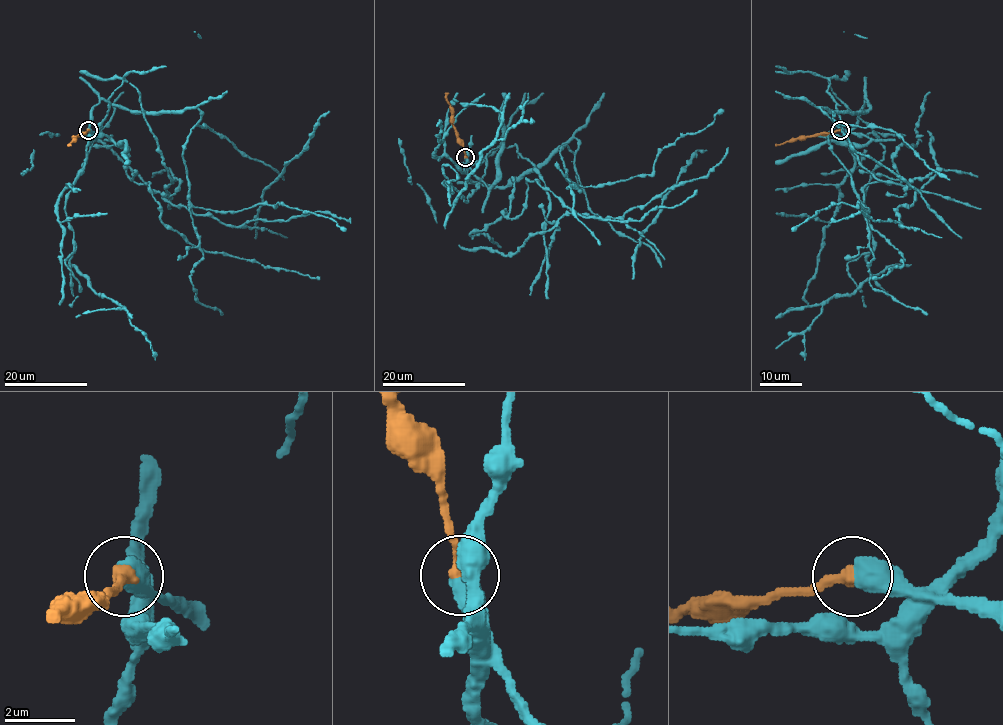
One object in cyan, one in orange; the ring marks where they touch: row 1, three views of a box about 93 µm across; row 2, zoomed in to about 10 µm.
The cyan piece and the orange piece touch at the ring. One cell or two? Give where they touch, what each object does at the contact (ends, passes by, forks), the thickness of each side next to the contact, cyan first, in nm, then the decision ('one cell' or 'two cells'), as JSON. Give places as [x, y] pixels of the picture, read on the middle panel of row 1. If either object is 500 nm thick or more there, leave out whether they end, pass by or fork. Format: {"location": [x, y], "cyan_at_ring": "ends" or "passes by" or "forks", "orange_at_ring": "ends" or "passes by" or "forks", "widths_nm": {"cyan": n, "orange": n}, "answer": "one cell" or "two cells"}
{"location": [465, 157], "widths_nm": {"cyan": 550, "orange": 400}, "answer": "one cell"}

